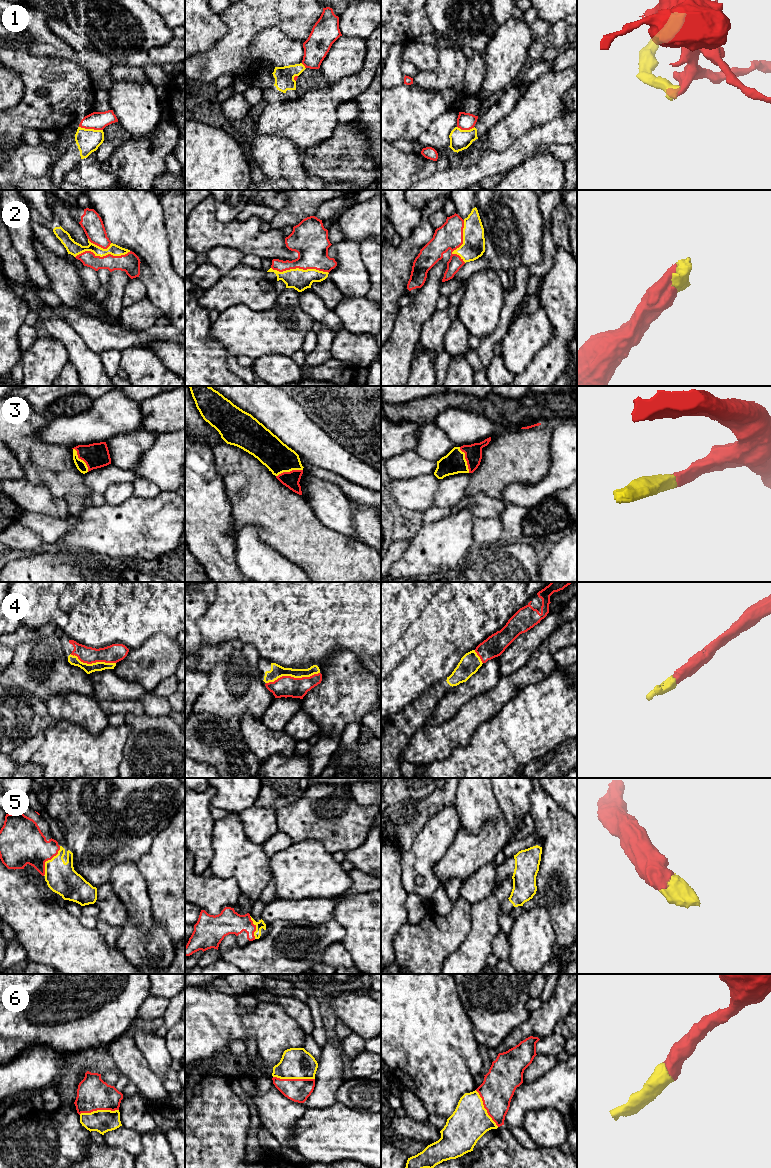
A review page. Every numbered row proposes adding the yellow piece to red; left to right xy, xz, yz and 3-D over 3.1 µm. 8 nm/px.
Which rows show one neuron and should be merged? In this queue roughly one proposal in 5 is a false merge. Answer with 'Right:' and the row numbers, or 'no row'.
Right: 2, 3, 4, 5, 6

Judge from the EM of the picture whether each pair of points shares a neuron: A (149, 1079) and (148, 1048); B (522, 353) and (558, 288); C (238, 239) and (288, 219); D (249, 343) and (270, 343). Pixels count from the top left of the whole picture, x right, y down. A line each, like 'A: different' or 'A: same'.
A: different
B: different
C: different
D: same

